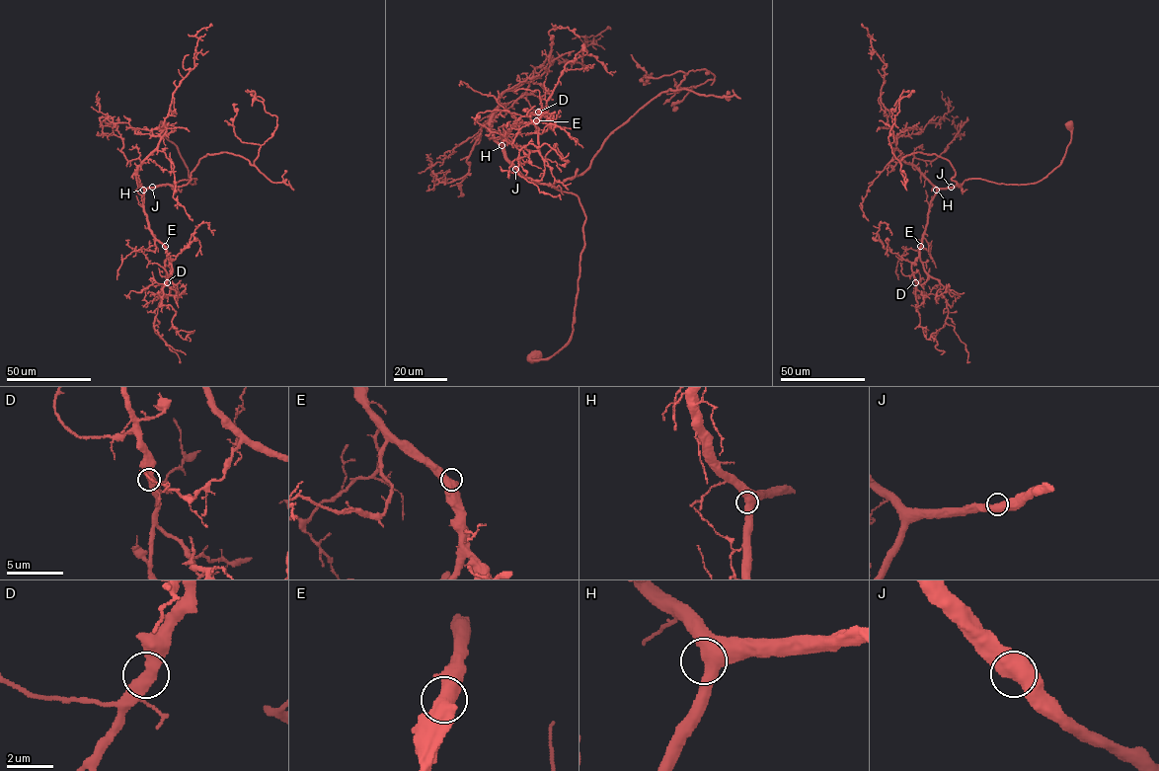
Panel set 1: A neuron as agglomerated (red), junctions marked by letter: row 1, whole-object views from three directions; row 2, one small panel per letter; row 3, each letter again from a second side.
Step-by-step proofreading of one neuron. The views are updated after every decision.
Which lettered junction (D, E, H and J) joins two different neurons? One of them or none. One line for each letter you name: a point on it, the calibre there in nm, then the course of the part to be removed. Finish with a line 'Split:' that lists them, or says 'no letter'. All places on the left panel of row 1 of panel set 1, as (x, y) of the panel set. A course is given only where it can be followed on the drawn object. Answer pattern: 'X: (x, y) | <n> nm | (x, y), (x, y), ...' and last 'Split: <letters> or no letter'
Split: no letter

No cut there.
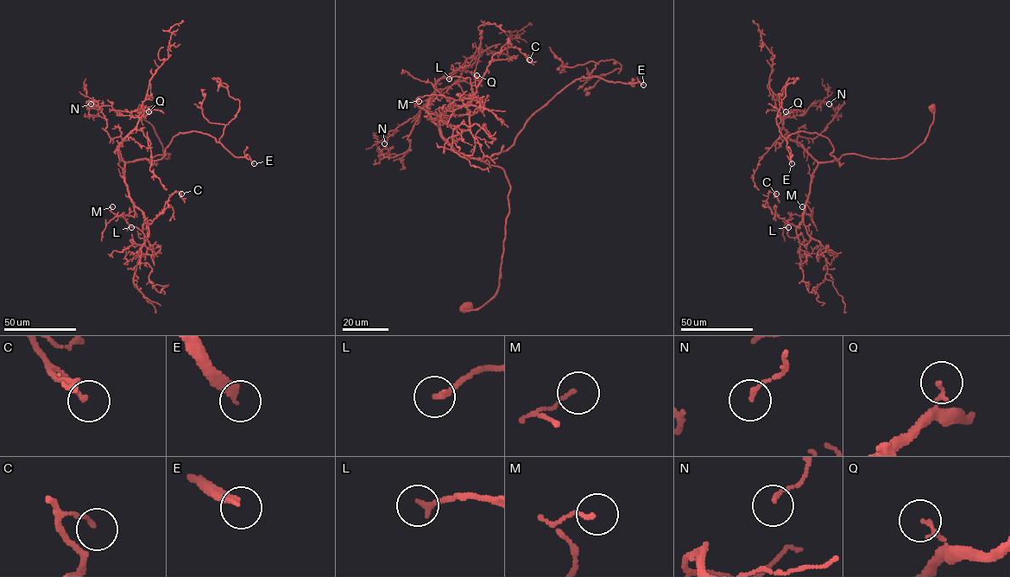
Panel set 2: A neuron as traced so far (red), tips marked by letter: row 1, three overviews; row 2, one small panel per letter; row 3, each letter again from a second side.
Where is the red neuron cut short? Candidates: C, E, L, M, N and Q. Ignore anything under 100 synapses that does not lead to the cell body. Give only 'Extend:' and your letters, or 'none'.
Extend: E

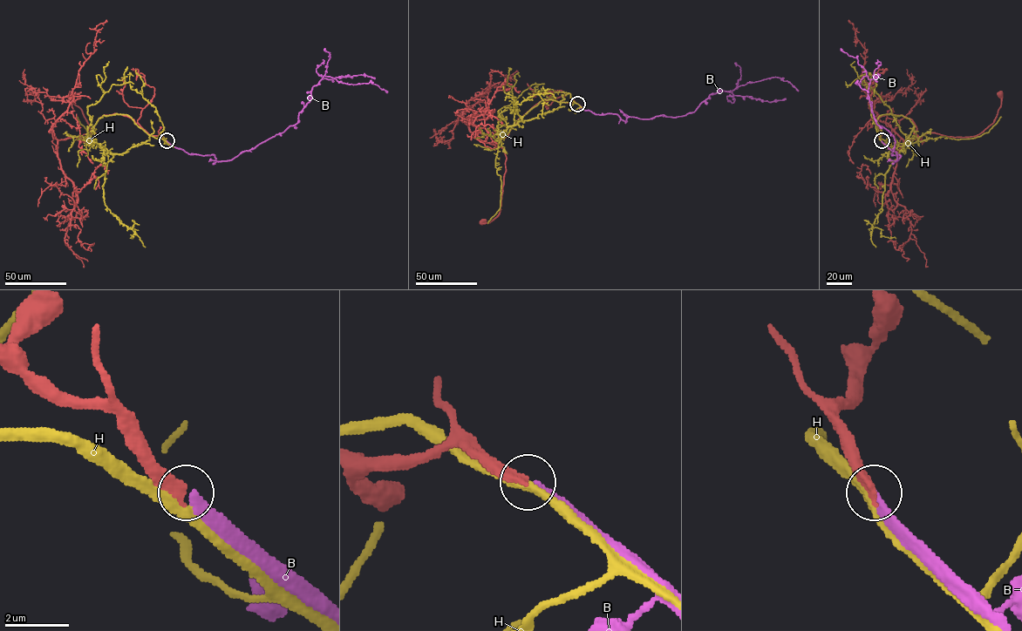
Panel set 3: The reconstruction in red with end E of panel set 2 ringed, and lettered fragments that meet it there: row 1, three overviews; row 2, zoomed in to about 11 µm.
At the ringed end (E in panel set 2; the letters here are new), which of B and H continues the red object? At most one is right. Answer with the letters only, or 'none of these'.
B

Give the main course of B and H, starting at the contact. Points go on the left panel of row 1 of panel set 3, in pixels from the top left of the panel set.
B: (166, 141), (189, 154), (232, 159), (295, 125), (311, 88), (323, 76), (349, 84), (371, 82), (387, 91)
H: (166, 140), (150, 136), (120, 153), (95, 139), (87, 141), (87, 107), (104, 93), (98, 74), (98, 82)

